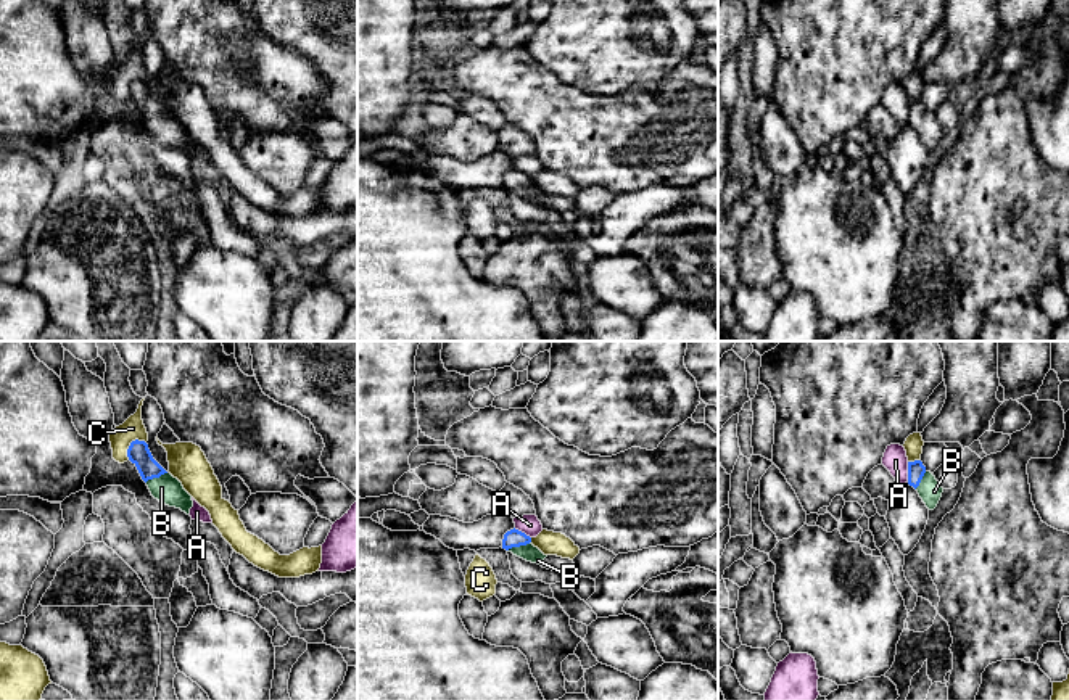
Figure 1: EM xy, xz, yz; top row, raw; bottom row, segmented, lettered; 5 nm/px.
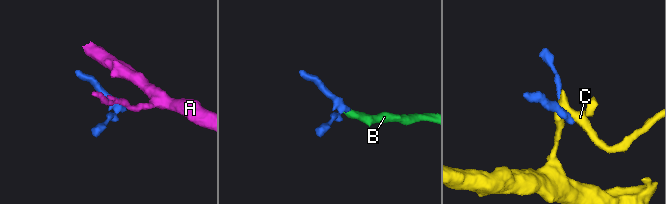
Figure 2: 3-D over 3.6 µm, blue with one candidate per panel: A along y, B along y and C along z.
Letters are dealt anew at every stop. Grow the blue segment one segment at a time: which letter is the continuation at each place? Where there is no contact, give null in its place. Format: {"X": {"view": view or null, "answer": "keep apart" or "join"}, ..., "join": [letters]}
{"A": {"view": "yz", "answer": "keep apart"}, "B": {"view": "xz", "answer": "join"}, "C": {"view": "xy", "answer": "keep apart"}, "join": ["B"]}

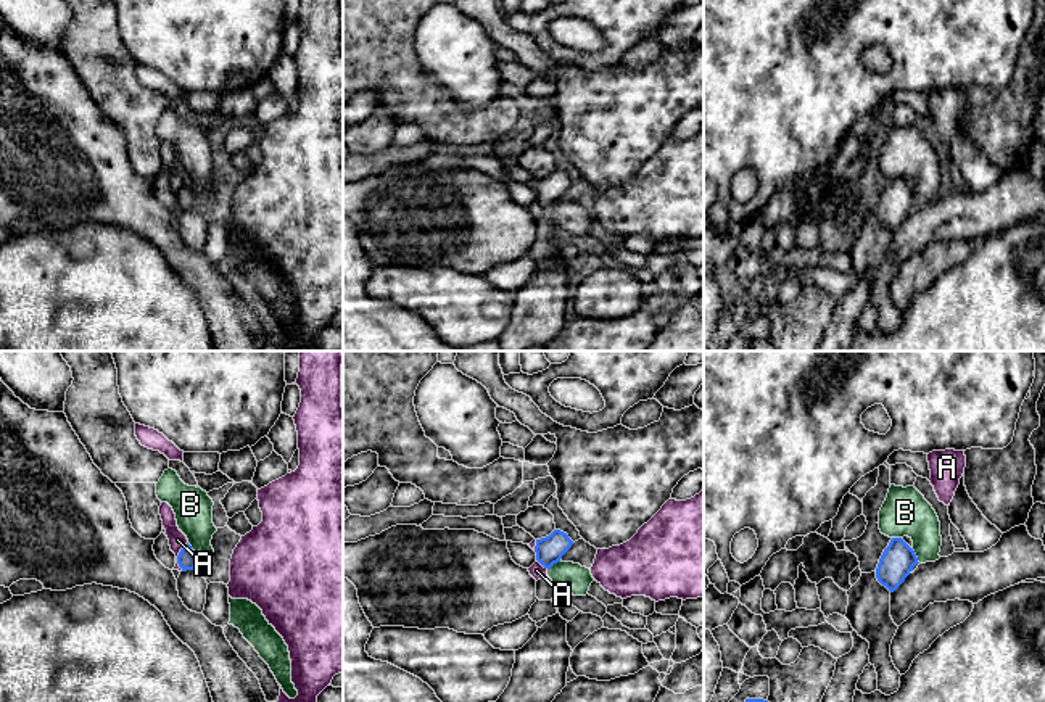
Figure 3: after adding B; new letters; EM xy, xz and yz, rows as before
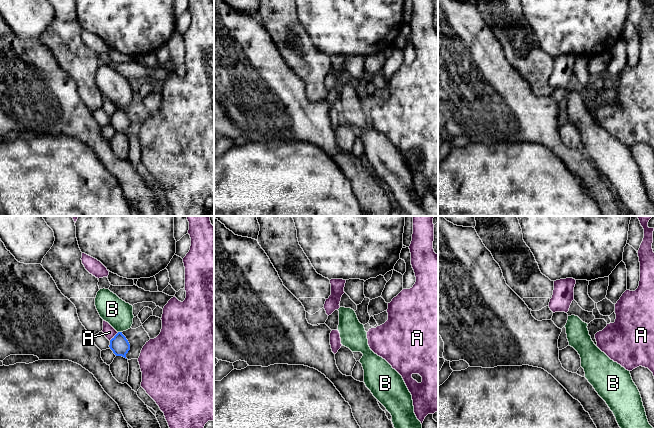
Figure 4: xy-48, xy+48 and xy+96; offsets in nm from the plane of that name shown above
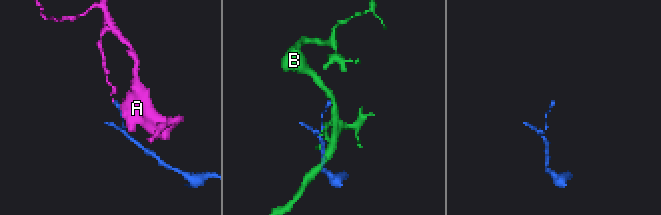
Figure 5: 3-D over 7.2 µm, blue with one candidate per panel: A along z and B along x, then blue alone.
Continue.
{"A": {"view": "xy", "answer": "keep apart"}, "B": {"view": "xy", "answer": "keep apart"}, "join": []}

